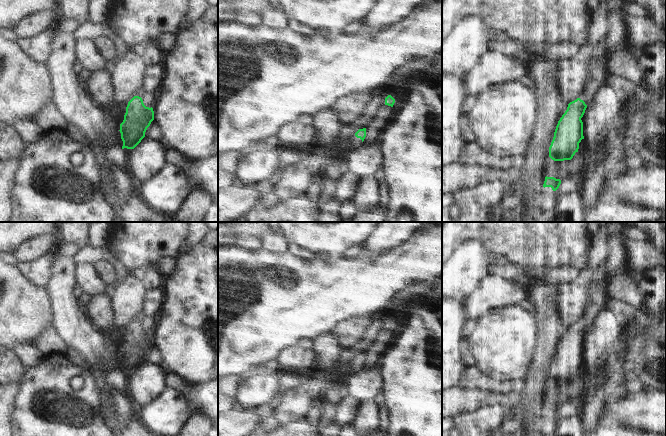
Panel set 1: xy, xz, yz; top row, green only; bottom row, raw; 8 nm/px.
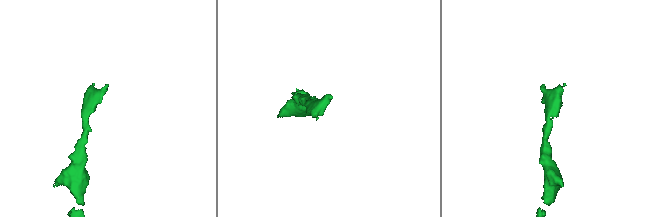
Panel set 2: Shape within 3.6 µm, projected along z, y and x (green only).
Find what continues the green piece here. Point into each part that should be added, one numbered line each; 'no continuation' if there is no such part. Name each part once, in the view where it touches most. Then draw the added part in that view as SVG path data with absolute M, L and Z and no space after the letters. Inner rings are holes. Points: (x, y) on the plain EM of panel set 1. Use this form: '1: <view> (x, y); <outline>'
1: xz (356, 367); M355 358L350 363L350 368L352 369L353 373L359 373L363 371L363 366L360 362L357 362Z

